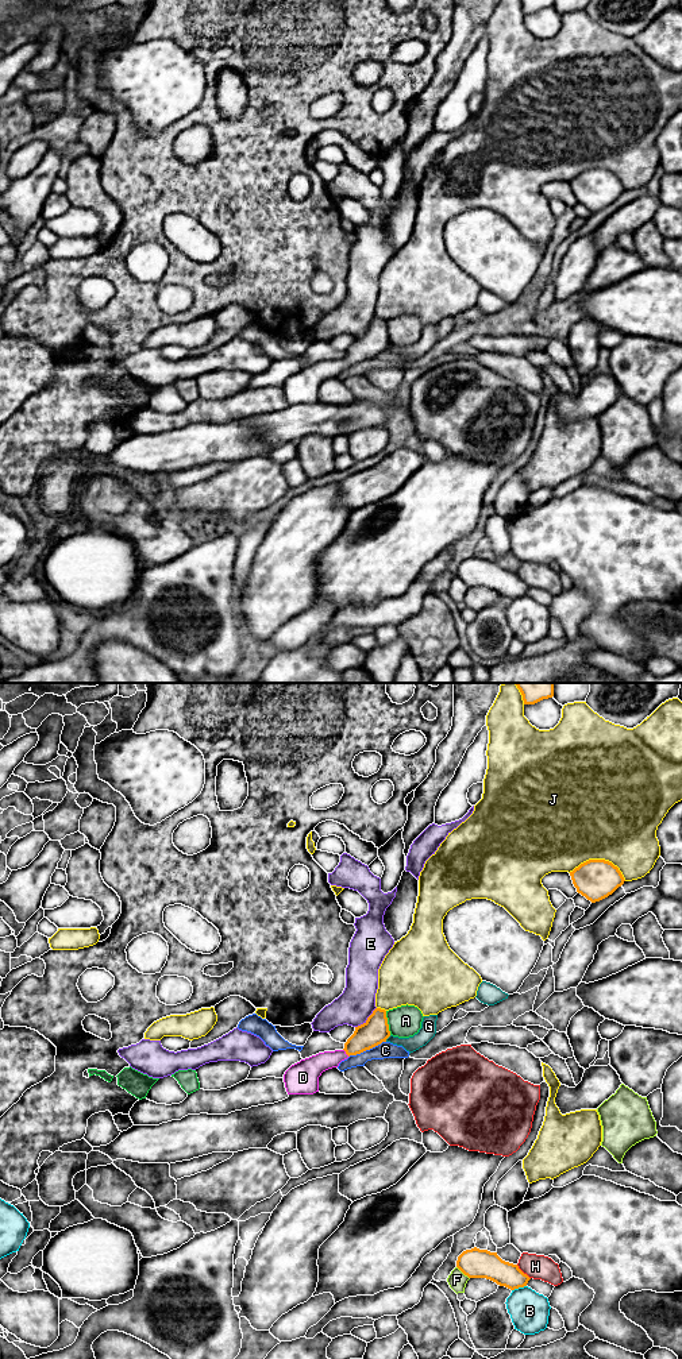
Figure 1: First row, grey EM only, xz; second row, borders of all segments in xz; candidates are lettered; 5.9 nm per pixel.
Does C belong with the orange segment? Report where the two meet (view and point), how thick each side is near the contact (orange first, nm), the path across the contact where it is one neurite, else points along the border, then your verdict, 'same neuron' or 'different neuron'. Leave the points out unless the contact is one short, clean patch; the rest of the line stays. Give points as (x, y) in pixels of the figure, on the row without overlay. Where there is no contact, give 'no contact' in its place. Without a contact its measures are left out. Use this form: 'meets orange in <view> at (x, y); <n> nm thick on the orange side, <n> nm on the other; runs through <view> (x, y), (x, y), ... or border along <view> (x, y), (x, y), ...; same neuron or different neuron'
meets orange in xz at (366, 358); 160 nm thick on the orange side, 100 nm on the other; border along xz (385, 350), (349, 366); different neuron

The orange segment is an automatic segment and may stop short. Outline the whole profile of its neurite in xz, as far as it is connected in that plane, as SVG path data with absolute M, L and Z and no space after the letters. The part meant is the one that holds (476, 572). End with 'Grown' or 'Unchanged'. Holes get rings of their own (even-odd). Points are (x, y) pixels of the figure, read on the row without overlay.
M477 556L463 560L456 576L469 587L486 587L510 599L527 595L531 588L517 574L502 570L497 561Z. Unchanged

